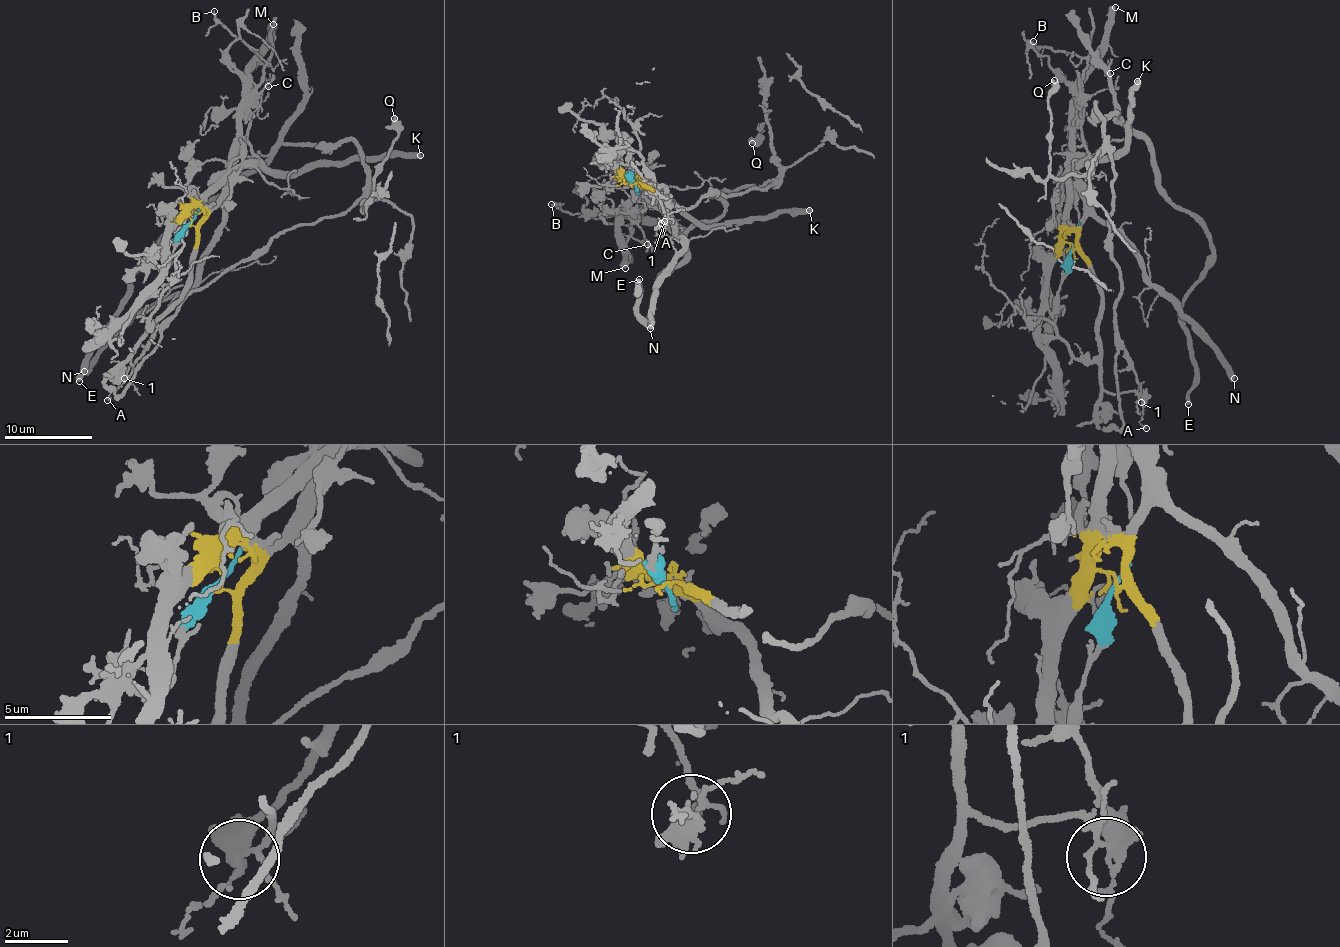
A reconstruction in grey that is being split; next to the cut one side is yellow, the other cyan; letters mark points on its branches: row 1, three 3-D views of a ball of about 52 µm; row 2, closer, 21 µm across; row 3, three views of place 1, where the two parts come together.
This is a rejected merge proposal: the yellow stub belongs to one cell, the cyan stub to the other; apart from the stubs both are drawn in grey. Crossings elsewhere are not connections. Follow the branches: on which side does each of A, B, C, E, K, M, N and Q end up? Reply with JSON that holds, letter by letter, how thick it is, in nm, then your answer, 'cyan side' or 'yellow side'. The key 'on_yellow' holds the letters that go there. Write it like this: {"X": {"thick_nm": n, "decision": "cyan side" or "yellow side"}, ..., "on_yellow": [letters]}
{"A": {"thick_nm": 130, "decision": "yellow side"}, "B": {"thick_nm": 170, "decision": "yellow side"}, "C": {"thick_nm": 140, "decision": "yellow side"}, "E": {"thick_nm": 400, "decision": "cyan side"}, "K": {"thick_nm": 480, "decision": "yellow side"}, "M": {"thick_nm": 650, "decision": "yellow side"}, "N": {"thick_nm": 460, "decision": "yellow side"}, "Q": {"thick_nm": 480, "decision": "cyan side"}, "on_yellow": ["A", "B", "C", "K", "M", "N"]}

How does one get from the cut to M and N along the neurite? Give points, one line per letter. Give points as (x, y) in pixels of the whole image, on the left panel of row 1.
M: (191, 223), (190, 210), (229, 176), (229, 149), (238, 136), (245, 69), (256, 58), (273, 23)
N: (191, 223), (195, 225), (219, 206), (223, 219), (200, 281), (186, 292), (162, 299), (116, 333), (84, 372)

